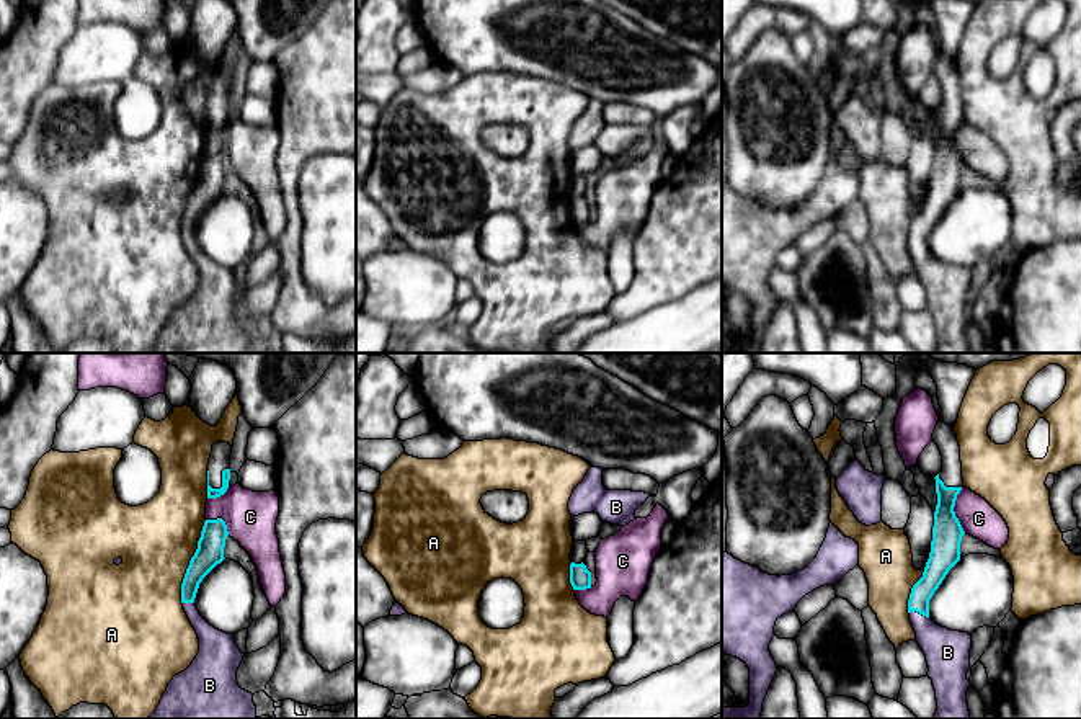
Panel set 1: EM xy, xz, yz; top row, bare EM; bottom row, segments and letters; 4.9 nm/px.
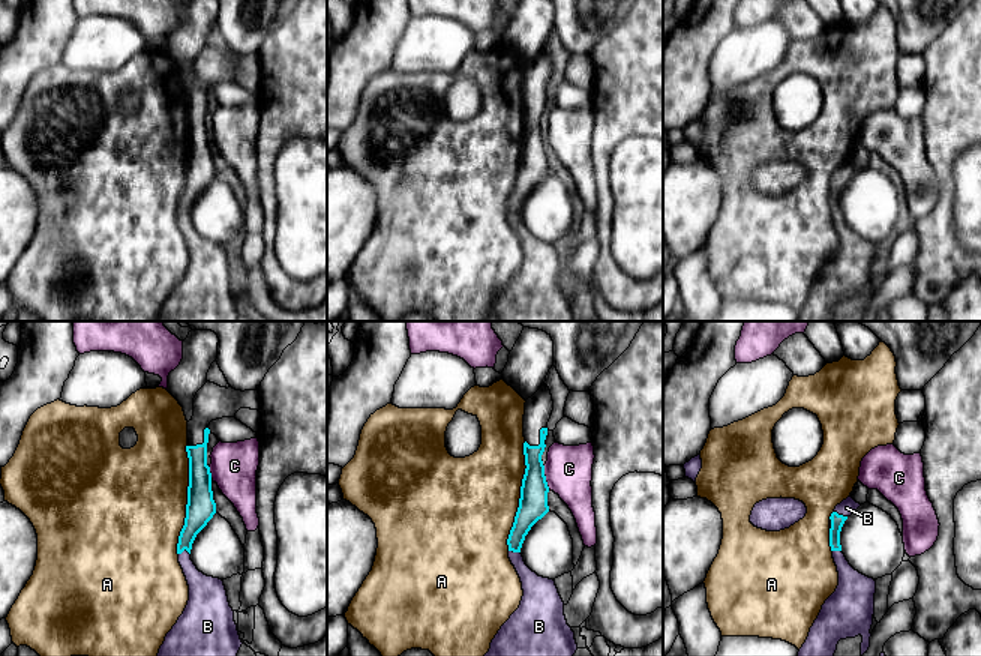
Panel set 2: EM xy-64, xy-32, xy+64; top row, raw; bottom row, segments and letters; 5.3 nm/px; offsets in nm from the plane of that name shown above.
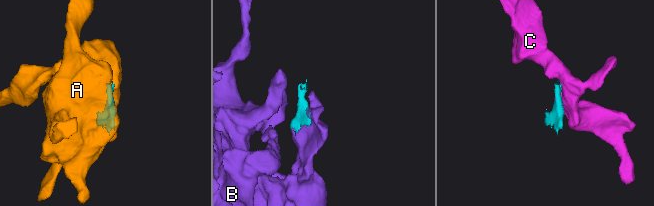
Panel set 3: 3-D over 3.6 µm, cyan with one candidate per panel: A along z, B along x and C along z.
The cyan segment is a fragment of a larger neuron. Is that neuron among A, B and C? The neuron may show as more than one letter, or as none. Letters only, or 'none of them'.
B

